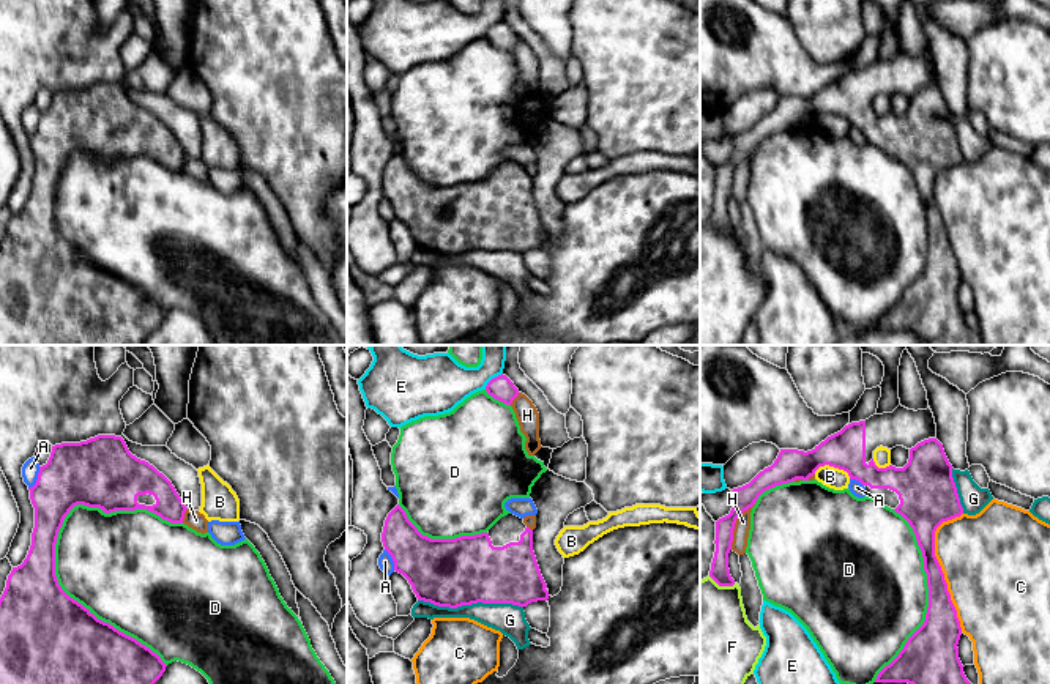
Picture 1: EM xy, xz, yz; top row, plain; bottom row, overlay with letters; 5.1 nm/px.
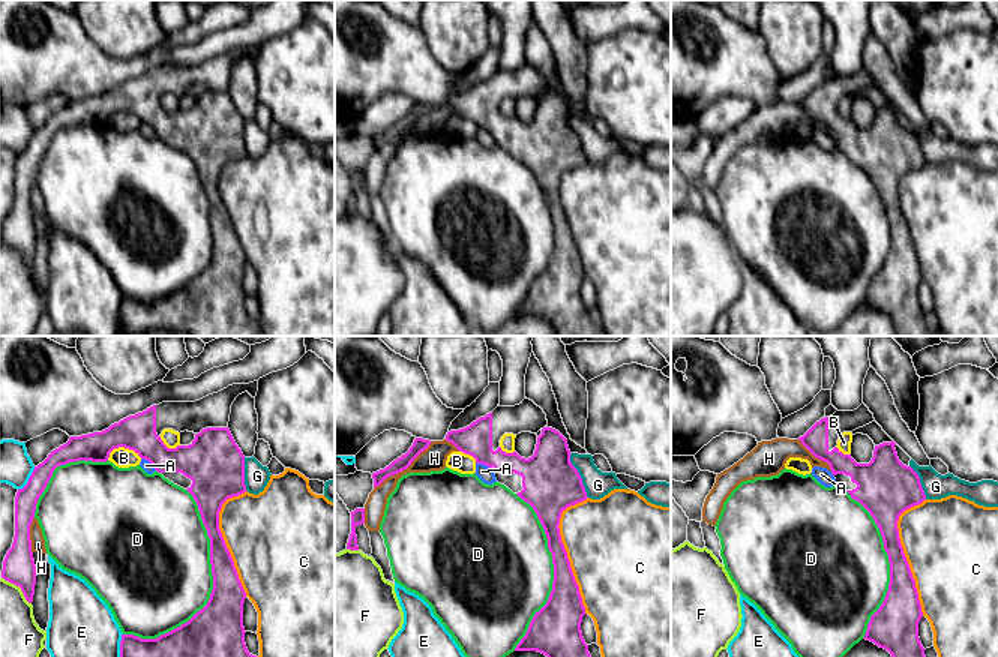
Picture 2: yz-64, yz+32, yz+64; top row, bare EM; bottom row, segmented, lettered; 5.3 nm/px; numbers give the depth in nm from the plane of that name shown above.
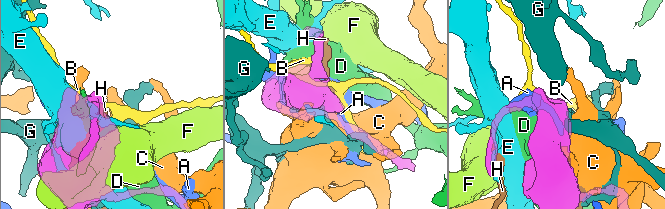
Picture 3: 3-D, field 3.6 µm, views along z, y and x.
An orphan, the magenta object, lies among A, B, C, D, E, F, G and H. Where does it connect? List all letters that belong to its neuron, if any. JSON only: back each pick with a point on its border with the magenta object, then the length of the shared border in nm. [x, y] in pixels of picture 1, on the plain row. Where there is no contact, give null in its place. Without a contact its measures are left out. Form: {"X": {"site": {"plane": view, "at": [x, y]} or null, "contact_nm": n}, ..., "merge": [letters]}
{"merge": []}

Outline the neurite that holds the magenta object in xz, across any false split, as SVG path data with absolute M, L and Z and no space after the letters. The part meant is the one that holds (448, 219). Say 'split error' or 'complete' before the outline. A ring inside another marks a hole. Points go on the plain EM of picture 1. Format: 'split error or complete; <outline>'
split error; M397 151L385 167L382 189L394 208L394 217L408 227L418 247L457 255L478 249L527 254L549 246L533 199L533 177L514 161L501 164L487 180L430 186L418 178Z

